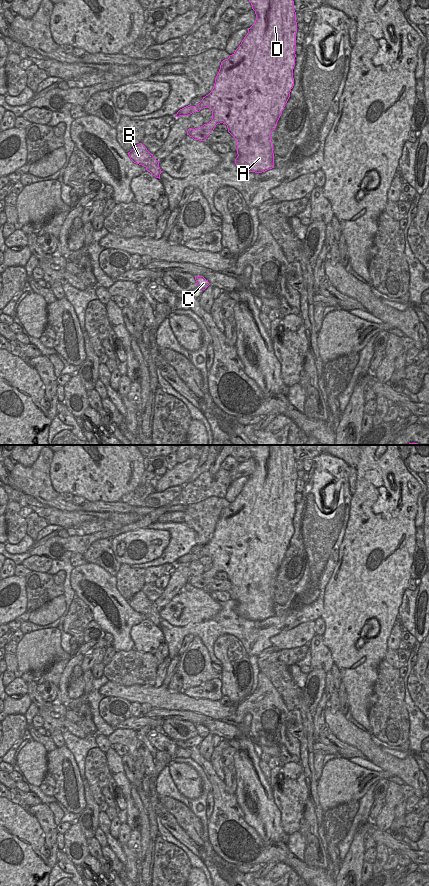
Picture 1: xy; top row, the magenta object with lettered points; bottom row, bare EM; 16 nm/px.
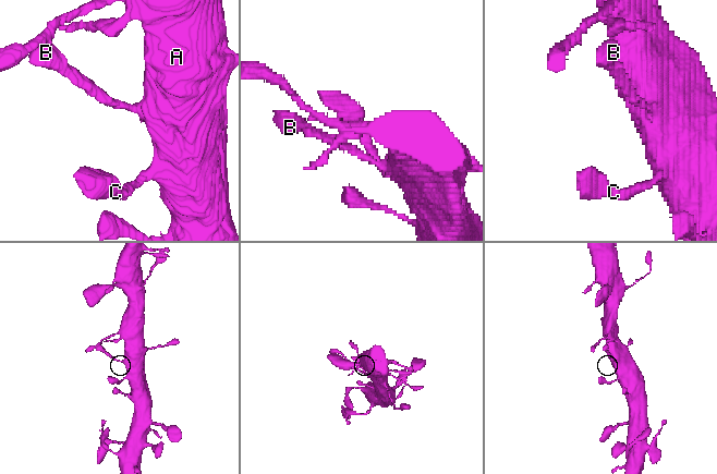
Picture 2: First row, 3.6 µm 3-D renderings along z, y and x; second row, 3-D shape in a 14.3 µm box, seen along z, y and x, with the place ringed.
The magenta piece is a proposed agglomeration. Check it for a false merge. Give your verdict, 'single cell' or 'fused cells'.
single cell

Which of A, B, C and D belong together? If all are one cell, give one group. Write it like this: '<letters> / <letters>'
A B C D

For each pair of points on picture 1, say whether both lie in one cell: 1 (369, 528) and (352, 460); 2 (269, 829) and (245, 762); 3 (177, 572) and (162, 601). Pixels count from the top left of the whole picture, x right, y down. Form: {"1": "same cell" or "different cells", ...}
{"1": "different cells", "2": "same cell", "3": "same cell"}

